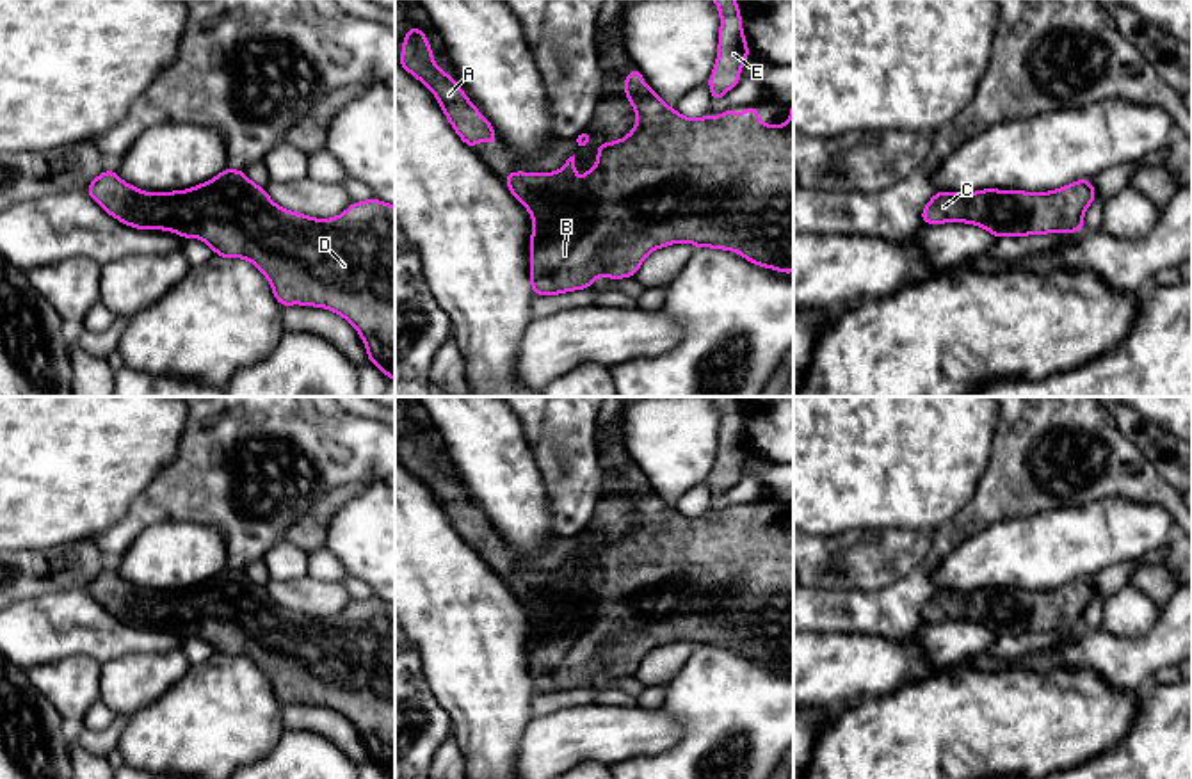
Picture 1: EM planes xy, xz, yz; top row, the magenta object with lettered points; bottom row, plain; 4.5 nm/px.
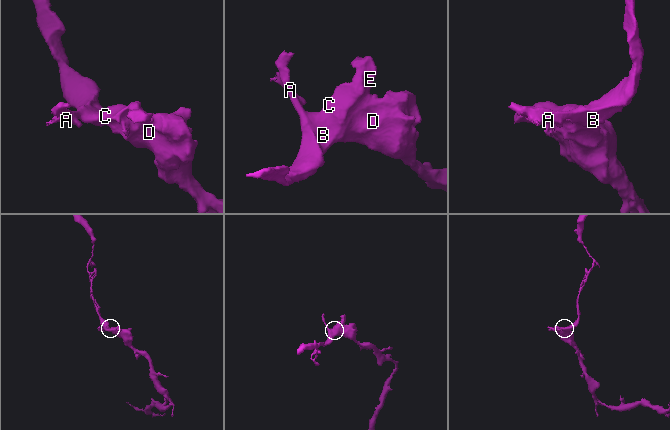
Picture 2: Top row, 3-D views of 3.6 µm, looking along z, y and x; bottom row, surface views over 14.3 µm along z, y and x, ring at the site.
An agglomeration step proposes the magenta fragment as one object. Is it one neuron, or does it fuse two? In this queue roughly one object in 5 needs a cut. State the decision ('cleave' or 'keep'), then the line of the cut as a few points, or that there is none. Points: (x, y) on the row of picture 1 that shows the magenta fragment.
keep | no cut

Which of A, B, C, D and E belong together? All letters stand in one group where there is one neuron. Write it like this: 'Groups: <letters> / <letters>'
Groups: A B C D E

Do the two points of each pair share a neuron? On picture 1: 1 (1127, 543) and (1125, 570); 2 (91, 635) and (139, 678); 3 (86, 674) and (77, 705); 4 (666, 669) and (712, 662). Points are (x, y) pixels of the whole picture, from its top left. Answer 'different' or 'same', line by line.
1: different
2: different
3: same
4: different

